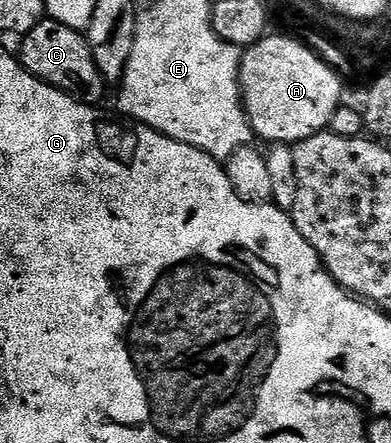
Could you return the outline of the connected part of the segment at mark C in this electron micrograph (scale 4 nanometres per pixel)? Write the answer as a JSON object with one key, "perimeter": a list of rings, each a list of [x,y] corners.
{"perimeter":[[[44,18],[22,37],[20,44],[23,45],[17,51],[18,59],[37,79],[60,88],[62,92],[82,100],[88,106],[100,103],[98,100],[103,96],[105,81],[101,70],[97,70],[95,55],[91,52],[91,45],[87,43],[84,33],[56,20]]]}

